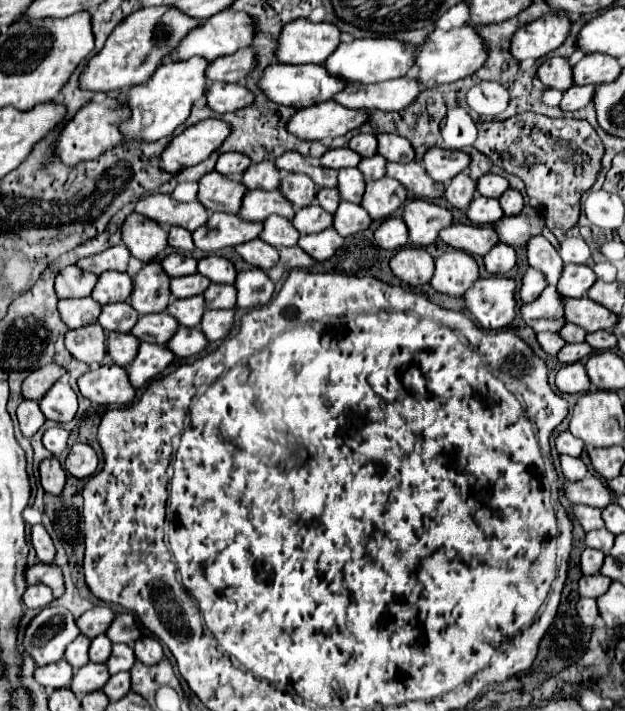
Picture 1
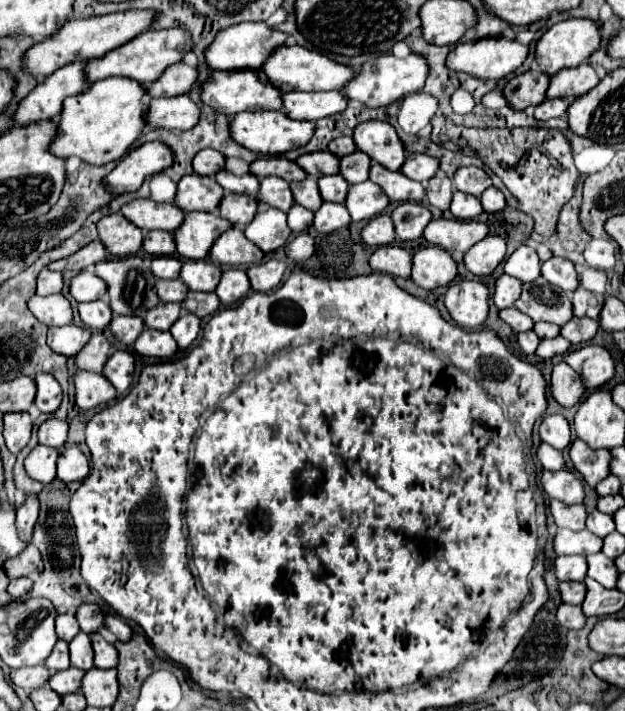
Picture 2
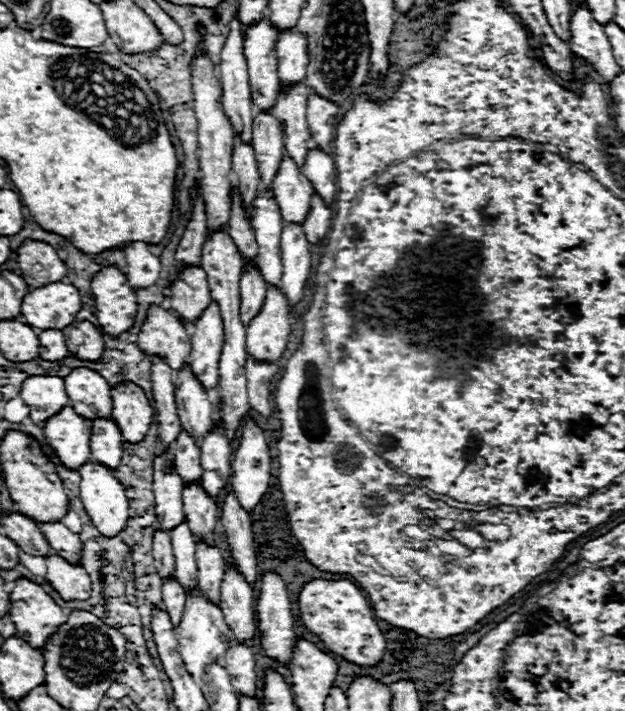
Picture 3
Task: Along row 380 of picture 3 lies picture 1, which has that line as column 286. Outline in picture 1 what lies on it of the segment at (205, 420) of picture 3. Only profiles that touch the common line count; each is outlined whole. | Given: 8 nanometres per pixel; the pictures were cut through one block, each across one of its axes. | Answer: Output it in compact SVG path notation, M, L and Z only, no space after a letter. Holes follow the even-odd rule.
M286 174L280 180L280 190L286 200L294 206L294 210L310 206L312 200L316 198L316 188L314 182L308 176L302 174Z

